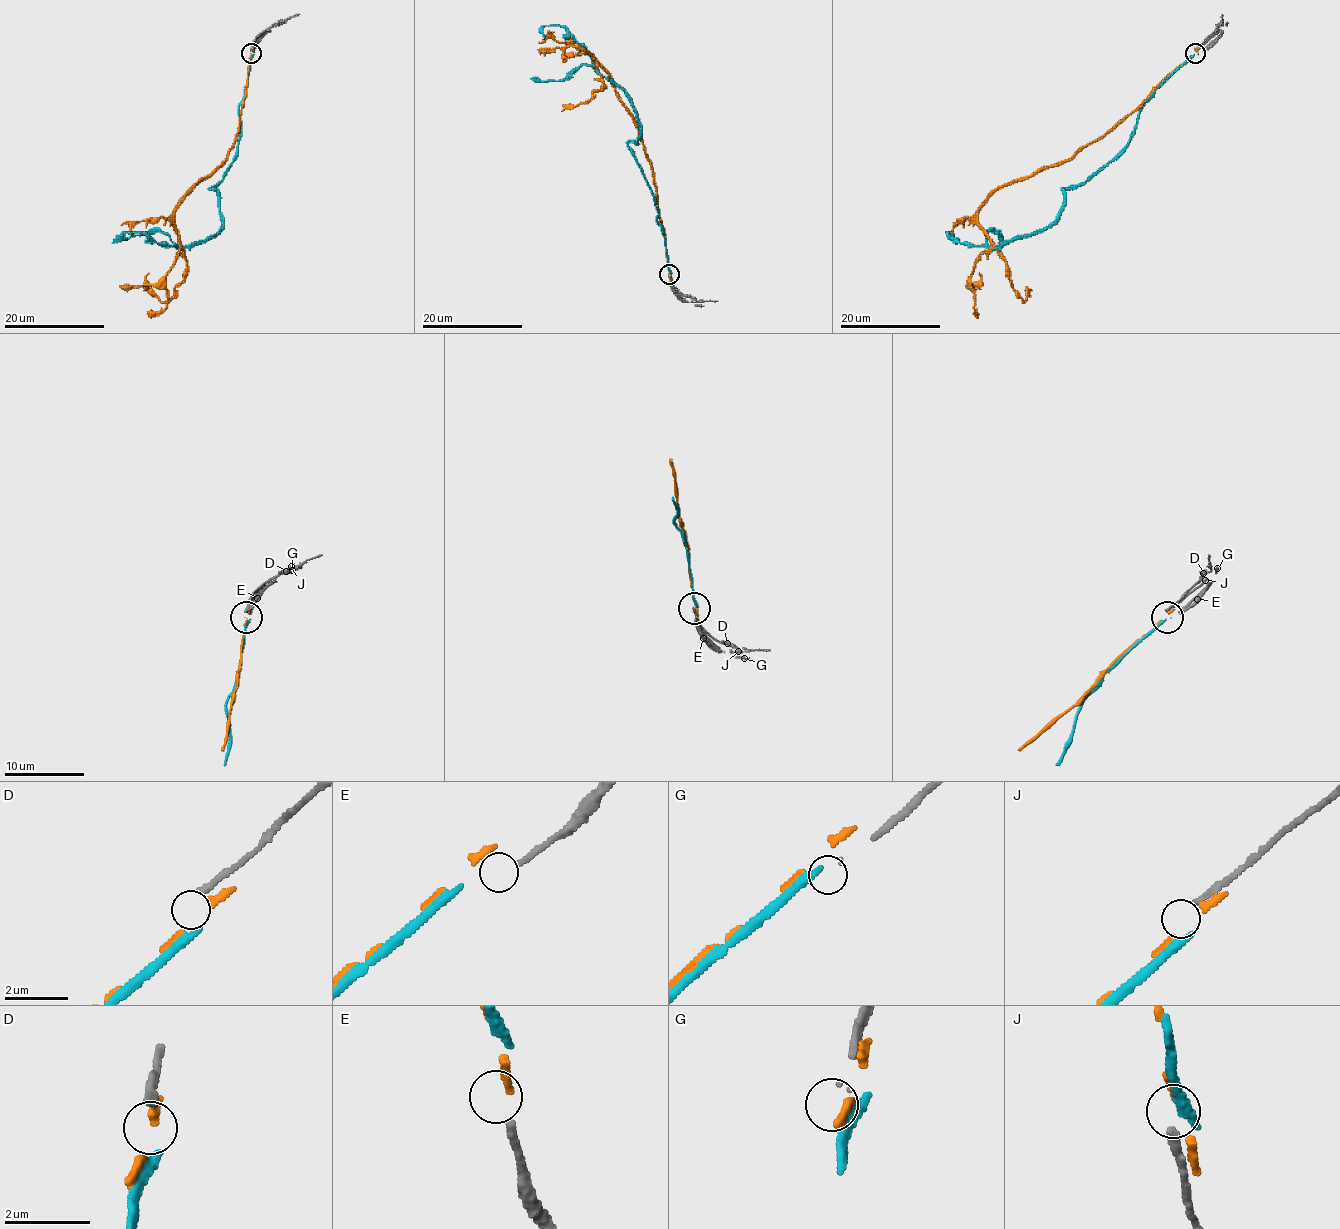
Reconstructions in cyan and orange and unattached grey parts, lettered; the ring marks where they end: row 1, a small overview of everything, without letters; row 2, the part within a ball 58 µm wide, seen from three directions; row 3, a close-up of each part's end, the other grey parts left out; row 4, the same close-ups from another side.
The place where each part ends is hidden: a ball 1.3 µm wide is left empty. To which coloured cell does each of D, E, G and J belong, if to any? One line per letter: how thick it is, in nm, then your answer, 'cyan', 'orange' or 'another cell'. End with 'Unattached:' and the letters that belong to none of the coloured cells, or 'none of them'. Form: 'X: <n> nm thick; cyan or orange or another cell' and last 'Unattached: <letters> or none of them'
D: 200 nm thick; another cell
E: 160 nm thick; another cell
G: 30 nm thick; another cell
J: 180 nm thick; another cell
Unattached: D, E, G, J

